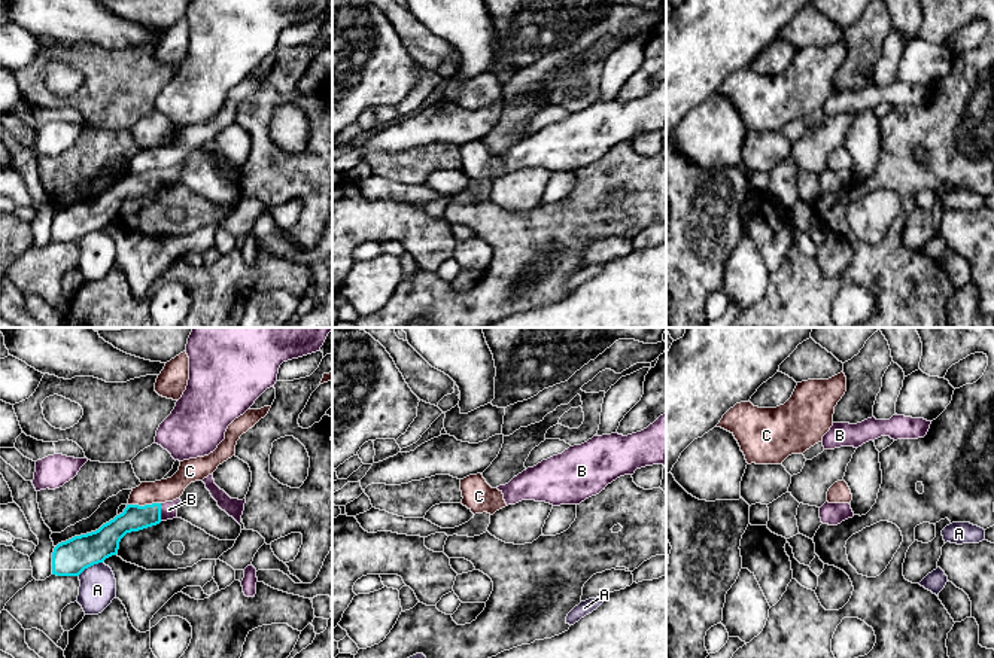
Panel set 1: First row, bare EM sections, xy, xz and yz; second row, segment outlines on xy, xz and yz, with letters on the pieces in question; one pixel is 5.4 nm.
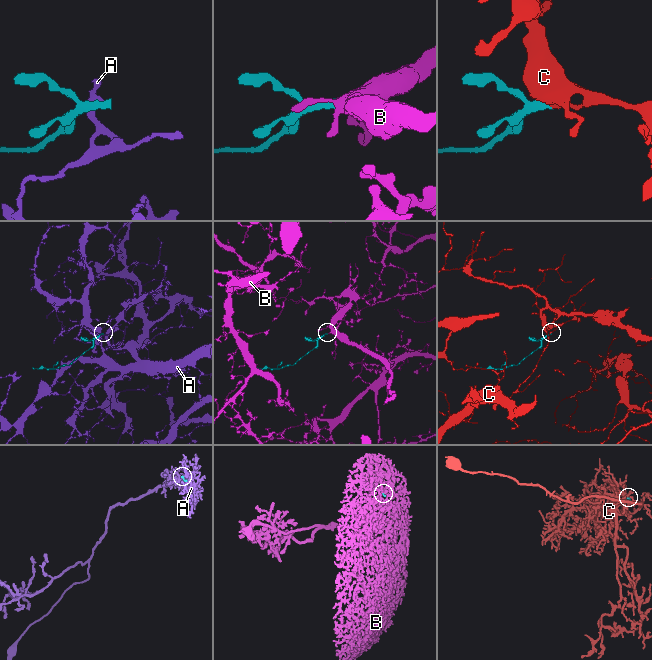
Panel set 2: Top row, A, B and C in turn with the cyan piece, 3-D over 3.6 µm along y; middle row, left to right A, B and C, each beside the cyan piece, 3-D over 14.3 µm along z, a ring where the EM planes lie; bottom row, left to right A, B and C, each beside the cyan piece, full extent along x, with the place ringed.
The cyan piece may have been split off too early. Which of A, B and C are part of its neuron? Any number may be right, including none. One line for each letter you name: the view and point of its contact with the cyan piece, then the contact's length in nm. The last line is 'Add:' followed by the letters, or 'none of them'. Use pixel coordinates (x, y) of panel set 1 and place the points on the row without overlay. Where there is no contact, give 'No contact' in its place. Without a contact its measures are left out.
B: Touches cyan at xy (160, 179). Shared border 100 nm
Add: B

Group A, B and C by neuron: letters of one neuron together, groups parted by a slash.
A / B / C

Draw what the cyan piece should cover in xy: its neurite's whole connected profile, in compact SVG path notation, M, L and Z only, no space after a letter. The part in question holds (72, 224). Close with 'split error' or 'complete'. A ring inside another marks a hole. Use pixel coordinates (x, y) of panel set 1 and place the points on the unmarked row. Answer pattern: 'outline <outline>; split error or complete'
outline M176 165L145 173L127 171L122 180L98 197L58 210L52 219L52 241L79 243L85 235L116 222L119 208L127 199L177 185L180 168Z; split error

